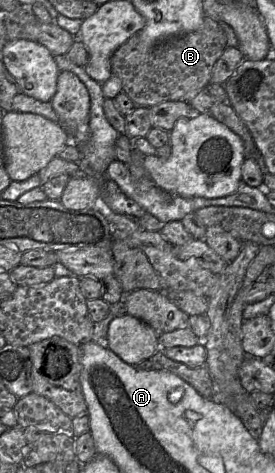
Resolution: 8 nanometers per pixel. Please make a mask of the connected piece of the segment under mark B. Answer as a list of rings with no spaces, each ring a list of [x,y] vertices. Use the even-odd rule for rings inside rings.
[[[205,16],[197,30],[158,45],[145,45],[138,33],[133,35],[113,54],[111,71],[120,78],[122,92],[136,106],[151,107],[166,101],[189,102],[210,83],[213,66],[226,47],[220,23]]]

